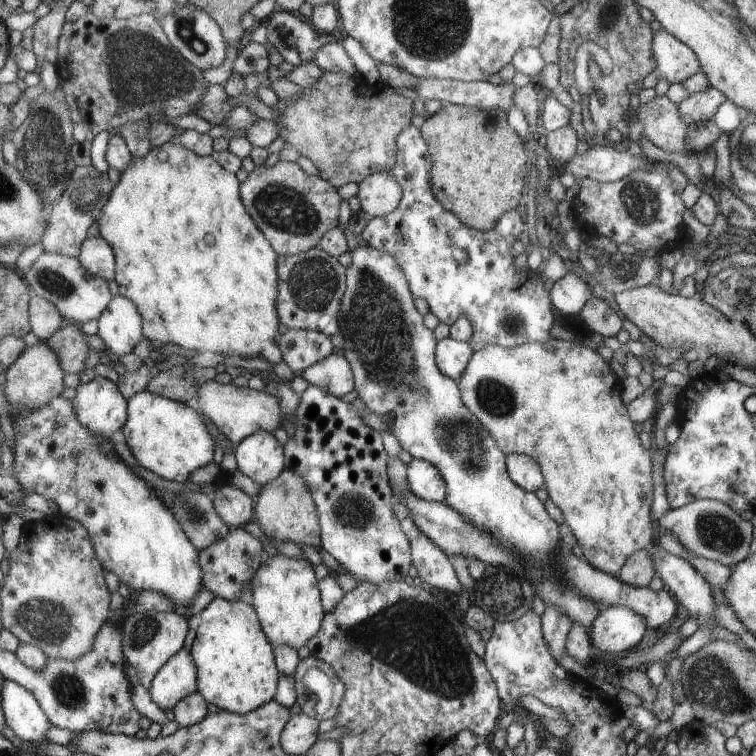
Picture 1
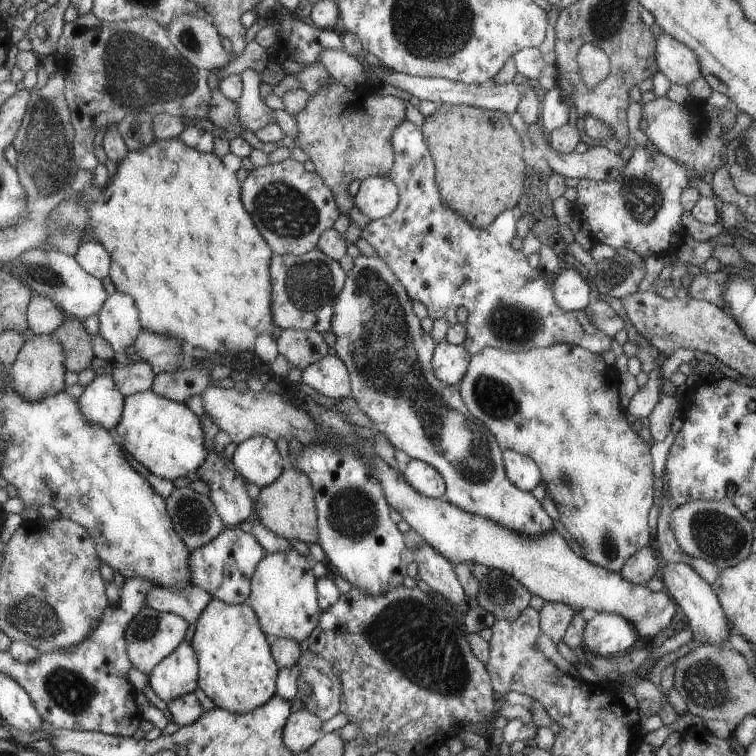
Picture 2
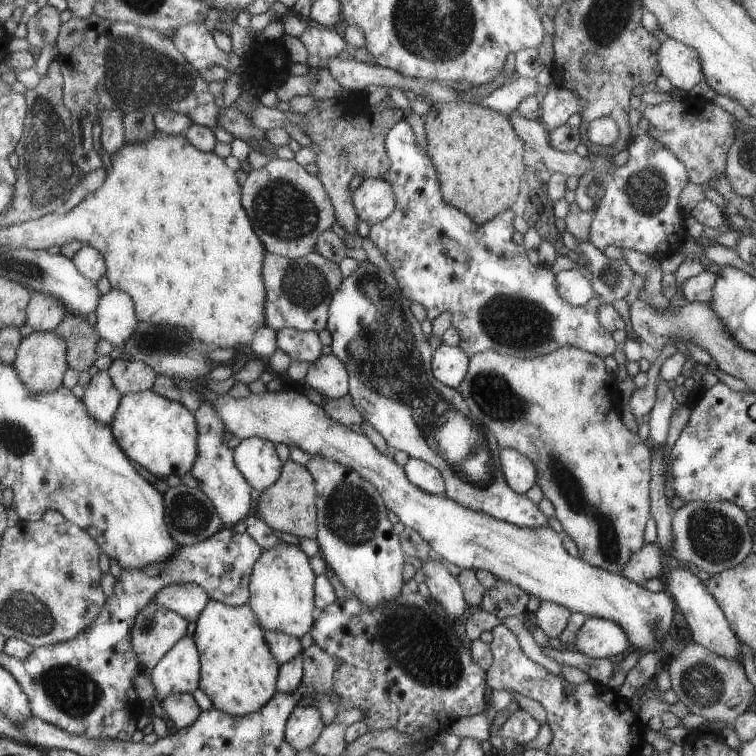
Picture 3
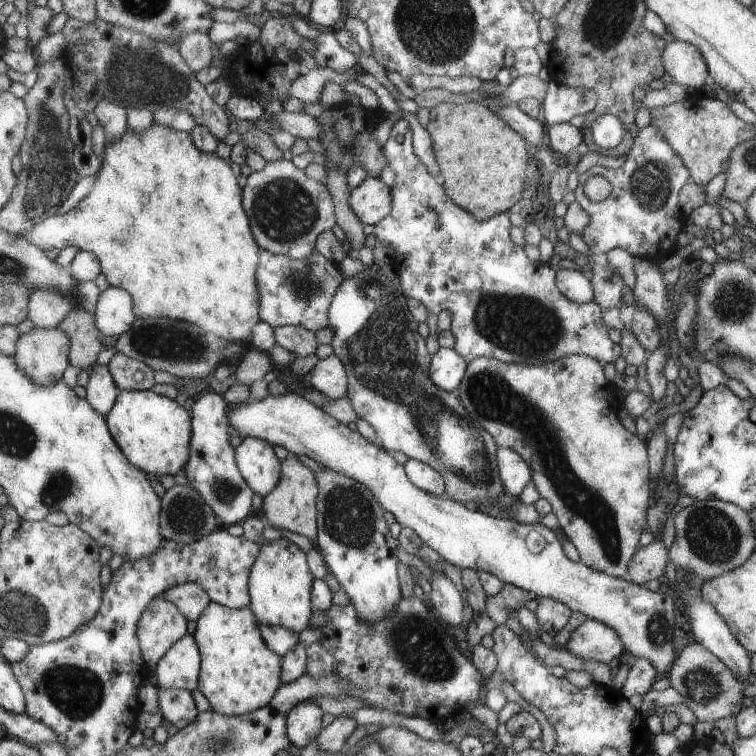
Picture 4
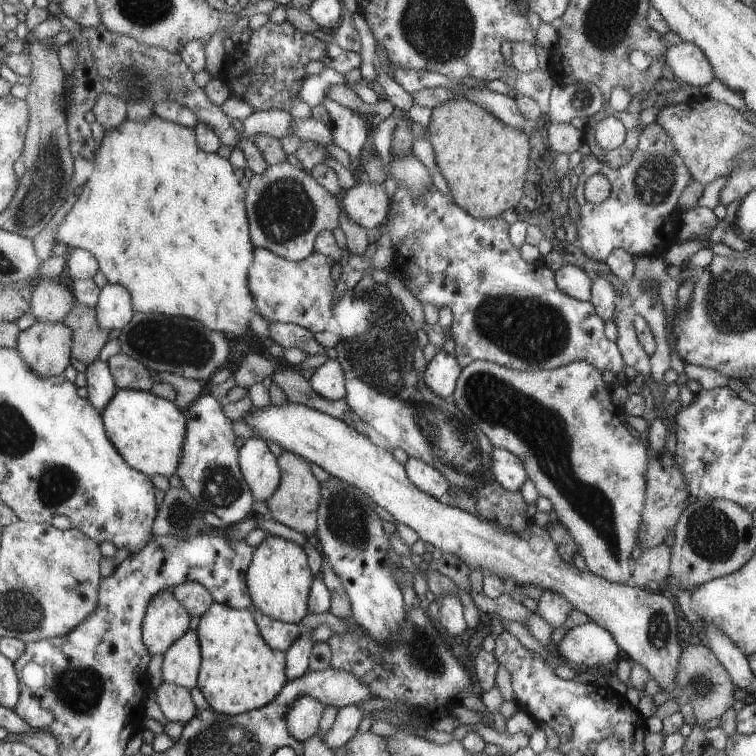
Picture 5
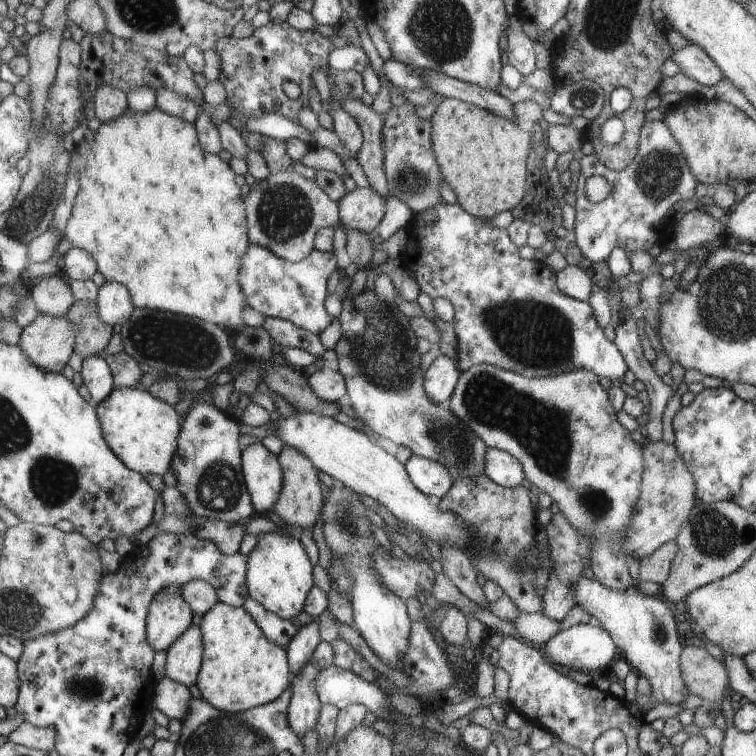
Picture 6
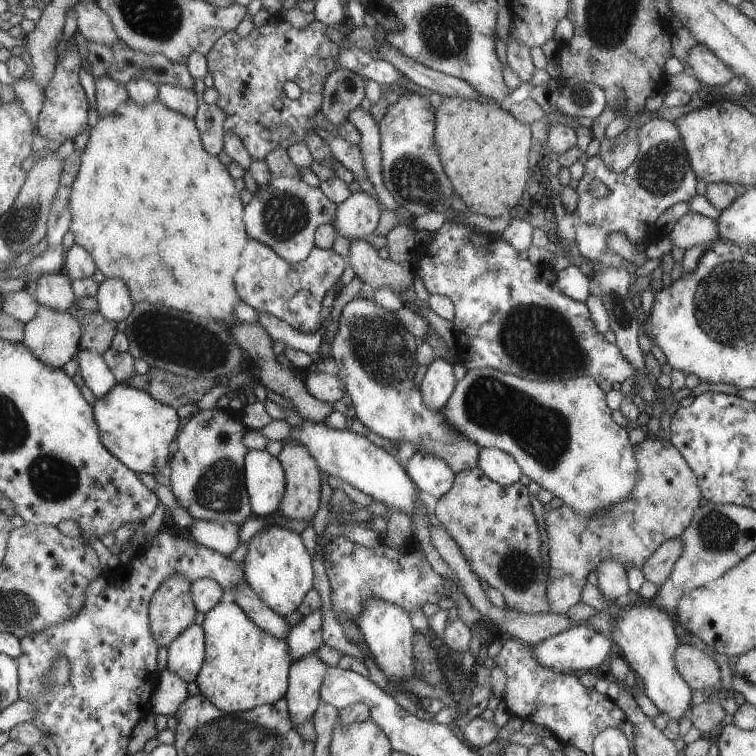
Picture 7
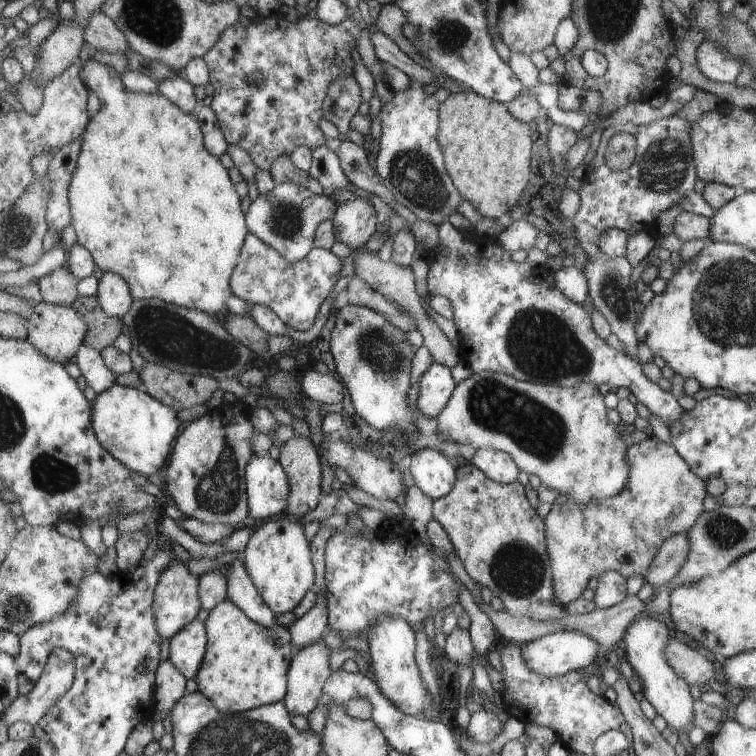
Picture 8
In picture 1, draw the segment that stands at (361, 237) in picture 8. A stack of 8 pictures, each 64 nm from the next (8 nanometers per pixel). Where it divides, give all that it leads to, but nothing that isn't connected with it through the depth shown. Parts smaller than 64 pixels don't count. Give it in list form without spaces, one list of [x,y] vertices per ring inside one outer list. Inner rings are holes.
[[[383,171],[366,176],[358,183],[356,196],[366,217],[380,217],[395,210],[402,189],[388,171]]]

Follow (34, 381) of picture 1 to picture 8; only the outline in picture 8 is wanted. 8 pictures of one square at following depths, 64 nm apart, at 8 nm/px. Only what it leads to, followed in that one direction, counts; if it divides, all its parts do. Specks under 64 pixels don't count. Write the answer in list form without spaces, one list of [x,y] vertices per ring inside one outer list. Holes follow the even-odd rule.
[[[39,302],[36,304],[27,321],[27,340],[45,356],[58,363],[67,362],[78,351],[86,336],[87,324],[84,316],[80,315],[73,307],[67,305]]]

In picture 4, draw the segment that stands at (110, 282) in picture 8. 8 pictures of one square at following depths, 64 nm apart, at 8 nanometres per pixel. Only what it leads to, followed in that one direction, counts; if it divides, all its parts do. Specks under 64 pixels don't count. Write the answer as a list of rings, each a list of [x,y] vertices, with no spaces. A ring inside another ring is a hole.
[[[108,286],[98,294],[94,308],[95,324],[103,336],[117,338],[134,322],[133,298],[121,287]]]

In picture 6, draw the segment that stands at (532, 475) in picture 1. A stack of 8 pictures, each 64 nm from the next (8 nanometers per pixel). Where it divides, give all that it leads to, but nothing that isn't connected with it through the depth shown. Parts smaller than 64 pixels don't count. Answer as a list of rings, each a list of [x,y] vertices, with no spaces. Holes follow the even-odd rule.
[[[487,447],[481,472],[498,485],[514,487],[523,480],[522,464],[511,453]]]

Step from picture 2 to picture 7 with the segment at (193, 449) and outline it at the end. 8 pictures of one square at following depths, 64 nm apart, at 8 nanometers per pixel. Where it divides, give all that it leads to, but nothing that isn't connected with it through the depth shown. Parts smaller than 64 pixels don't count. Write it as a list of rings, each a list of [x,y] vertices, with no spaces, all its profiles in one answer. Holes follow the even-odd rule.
[[[117,382],[109,392],[95,399],[94,421],[102,444],[117,460],[133,472],[151,475],[157,474],[157,456],[159,466],[165,464],[169,444],[180,429],[172,406],[156,401],[150,393]]]

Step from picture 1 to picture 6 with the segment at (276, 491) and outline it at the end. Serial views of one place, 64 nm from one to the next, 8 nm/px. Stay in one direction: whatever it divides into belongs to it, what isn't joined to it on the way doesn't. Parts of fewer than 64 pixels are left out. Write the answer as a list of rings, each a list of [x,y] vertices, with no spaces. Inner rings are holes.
[[[287,445],[283,446],[277,457],[278,463],[282,467],[283,483],[272,511],[283,522],[311,531],[315,518],[319,514],[319,508],[321,508],[321,500],[324,500],[323,494],[321,494],[321,484],[317,478],[317,470],[313,468],[314,464],[303,452]]]

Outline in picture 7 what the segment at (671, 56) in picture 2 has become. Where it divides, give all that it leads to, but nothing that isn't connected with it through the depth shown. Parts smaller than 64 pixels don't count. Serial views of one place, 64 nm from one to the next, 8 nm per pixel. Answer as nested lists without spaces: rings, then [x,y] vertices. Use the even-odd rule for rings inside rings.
[[[697,43],[689,50],[687,66],[689,66],[687,70],[695,79],[709,86],[721,86],[734,76],[732,68],[701,43]]]

